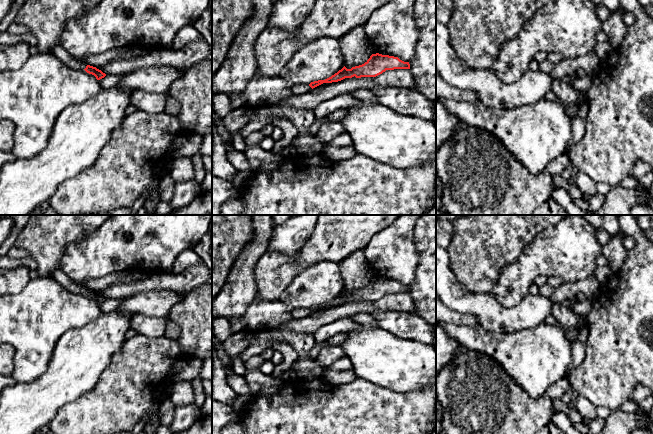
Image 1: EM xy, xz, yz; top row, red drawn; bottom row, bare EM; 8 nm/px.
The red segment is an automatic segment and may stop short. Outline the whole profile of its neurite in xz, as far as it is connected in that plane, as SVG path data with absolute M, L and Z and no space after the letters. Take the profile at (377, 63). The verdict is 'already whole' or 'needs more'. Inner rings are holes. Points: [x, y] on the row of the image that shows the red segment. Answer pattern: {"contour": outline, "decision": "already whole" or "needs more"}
{"contour": "M376 53L372 54L370 58L362 65L352 67L351 69L347 69L344 66L337 73L325 80L314 81L309 85L295 84L291 90L294 95L301 95L323 83L338 82L345 78L352 78L354 76L356 78L376 77L386 70L394 69L410 69L410 64L409 62L400 60L398 57Z", "decision": "needs more"}

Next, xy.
{"contour": "M60 43L56 44L52 50L52 54L65 65L75 70L85 70L87 73L92 74L97 80L106 76L101 70L96 67L87 65L85 62L75 60Z", "decision": "needs more"}

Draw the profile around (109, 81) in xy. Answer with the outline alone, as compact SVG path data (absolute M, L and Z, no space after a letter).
M124 74L121 75L106 75L104 78L98 80L102 89L110 89L115 87Z

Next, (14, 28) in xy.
M14 22L8 26L7 32L14 35L22 35L29 33L29 29L24 25Z

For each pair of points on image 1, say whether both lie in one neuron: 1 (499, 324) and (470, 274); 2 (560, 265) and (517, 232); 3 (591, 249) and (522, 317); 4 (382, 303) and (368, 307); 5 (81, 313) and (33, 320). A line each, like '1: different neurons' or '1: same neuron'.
1: different neurons
2: different neurons
3: different neurons
4: same neuron
5: same neuron

